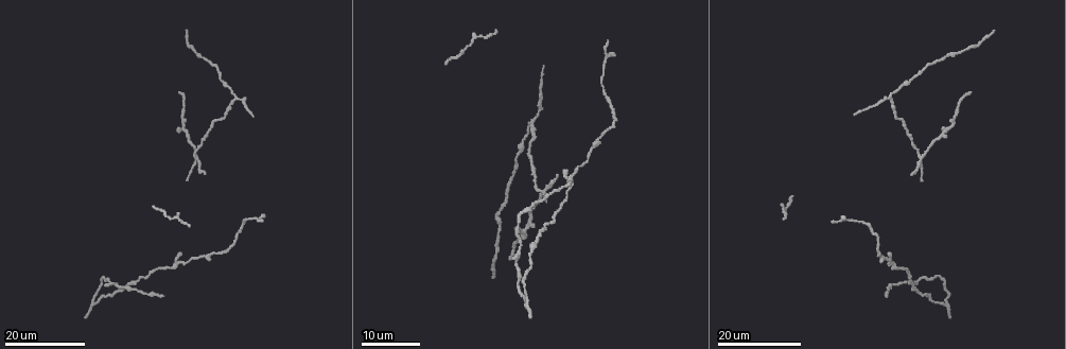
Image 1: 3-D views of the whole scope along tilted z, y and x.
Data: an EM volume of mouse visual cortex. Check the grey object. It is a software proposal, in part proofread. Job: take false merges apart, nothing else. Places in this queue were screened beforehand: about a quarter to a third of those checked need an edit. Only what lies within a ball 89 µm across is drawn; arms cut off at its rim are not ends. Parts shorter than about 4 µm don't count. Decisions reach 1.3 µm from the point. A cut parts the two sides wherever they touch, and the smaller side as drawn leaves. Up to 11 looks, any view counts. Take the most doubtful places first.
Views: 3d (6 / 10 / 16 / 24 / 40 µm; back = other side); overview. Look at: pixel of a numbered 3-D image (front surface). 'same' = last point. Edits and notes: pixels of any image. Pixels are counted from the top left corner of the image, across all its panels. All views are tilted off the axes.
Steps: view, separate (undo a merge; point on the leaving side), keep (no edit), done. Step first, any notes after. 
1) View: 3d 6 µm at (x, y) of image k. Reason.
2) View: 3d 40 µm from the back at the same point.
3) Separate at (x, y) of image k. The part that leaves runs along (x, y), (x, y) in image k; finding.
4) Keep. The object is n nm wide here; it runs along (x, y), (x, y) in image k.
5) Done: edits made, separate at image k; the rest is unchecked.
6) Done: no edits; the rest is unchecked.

View: 3d 24 µm at (921, 159) of image 1. Looks like a crossing.

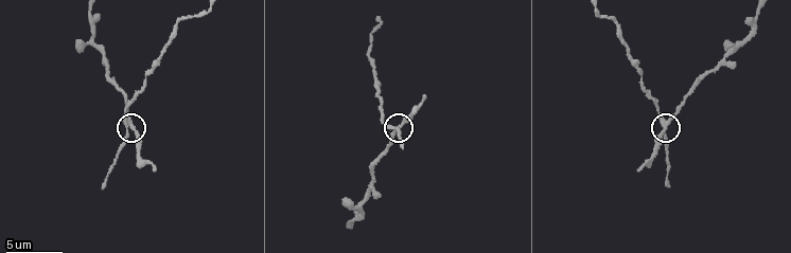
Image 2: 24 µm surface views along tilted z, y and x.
View: 3d 10 µm at (669, 120) of image 2.

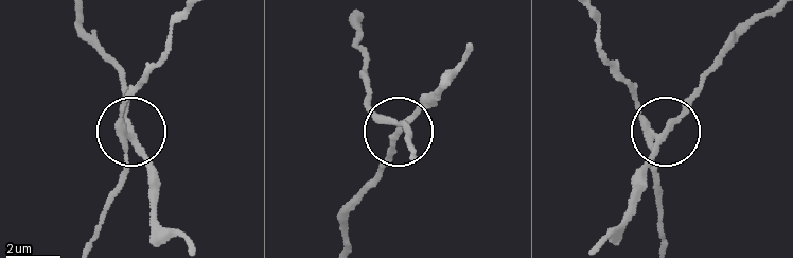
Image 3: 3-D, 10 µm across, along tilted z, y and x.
Separate at (148, 172) of image 3. The part that leaves runs along (131, 136), (117, 74), (77, 18) in image 3; a second cell is stuck on.

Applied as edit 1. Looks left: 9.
View: overview. See it whole again.

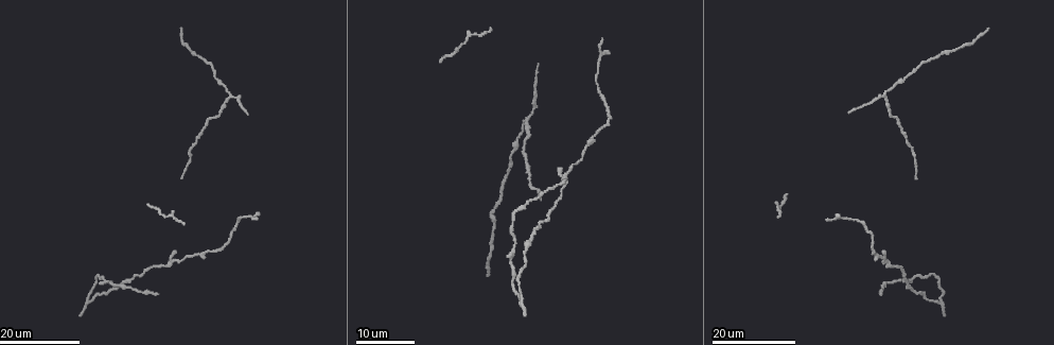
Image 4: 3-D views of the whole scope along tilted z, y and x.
View: 3d 16 µm at (522, 306) of image 4. Side arm on a straight run.

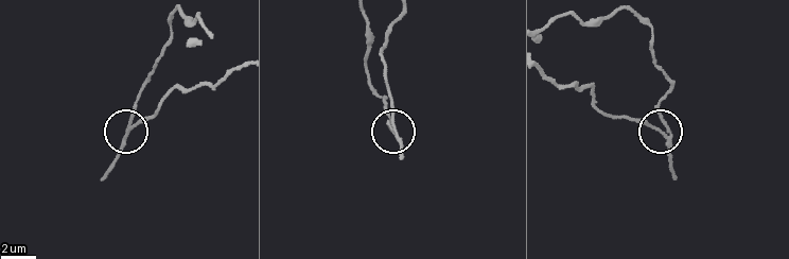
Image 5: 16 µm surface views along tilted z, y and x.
View: 3d 10 µm at (129, 129) of image 5.

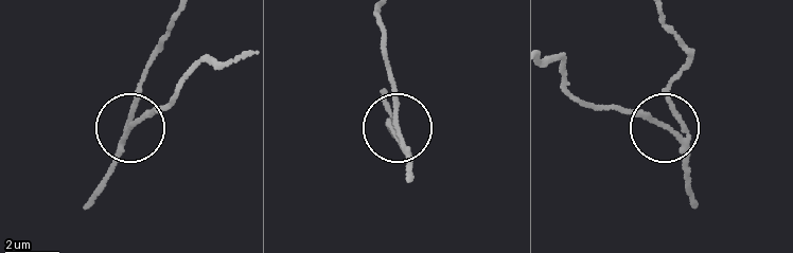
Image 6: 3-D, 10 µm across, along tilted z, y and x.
Separate at (135, 110) of image 6. The part that leaves runs along (123, 147), (141, 74), (174, 14) in image 6; two cells meet here.

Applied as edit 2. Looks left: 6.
View: overview.

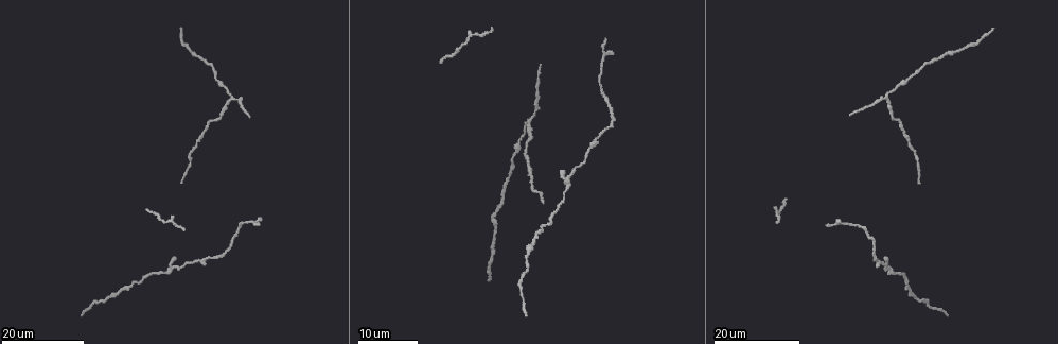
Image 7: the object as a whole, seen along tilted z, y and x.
View: 3d 16 µm at (527, 119) of image 7.

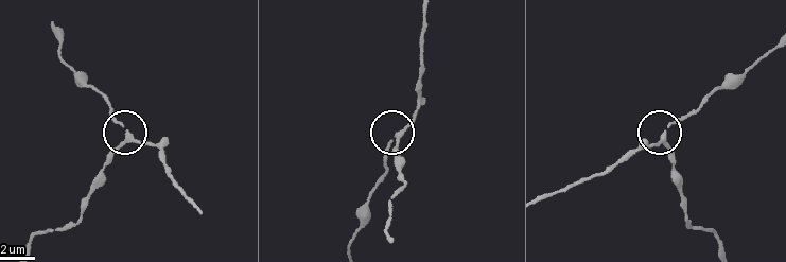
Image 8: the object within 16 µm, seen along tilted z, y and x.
View: 3d 6 µm at (397, 132) of image 8. Closer look.

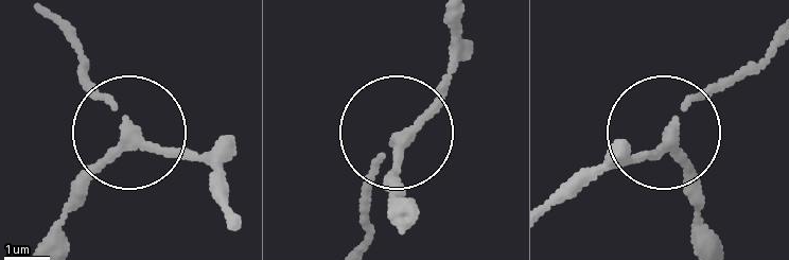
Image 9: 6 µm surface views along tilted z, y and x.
View: 3d 6 µm from the back at (669, 137) of image 9.

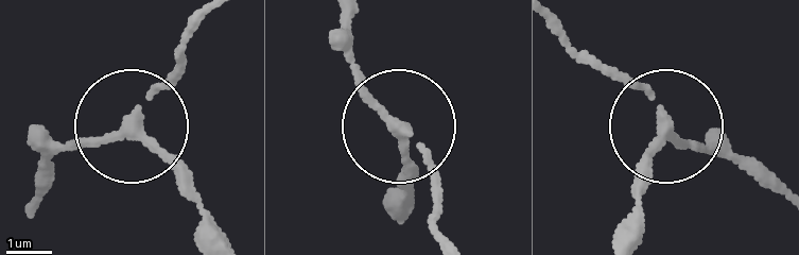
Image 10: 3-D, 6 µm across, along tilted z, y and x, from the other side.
Keep. 3 arms meet here; continuous, no second cell.

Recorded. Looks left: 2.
View: 3d 24 µm at (496, 224) of image 7. Calibre changes.

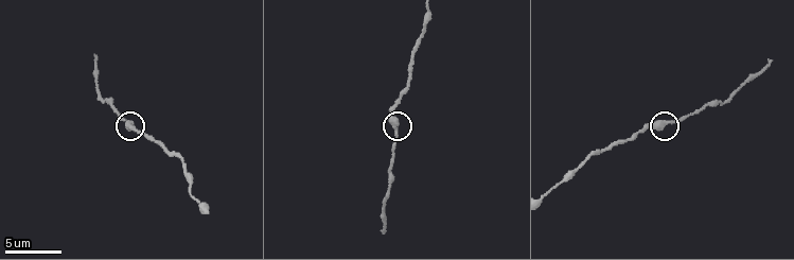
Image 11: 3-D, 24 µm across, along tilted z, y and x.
View: 3d 6 µm at (669, 122) of image 11. Closer look.

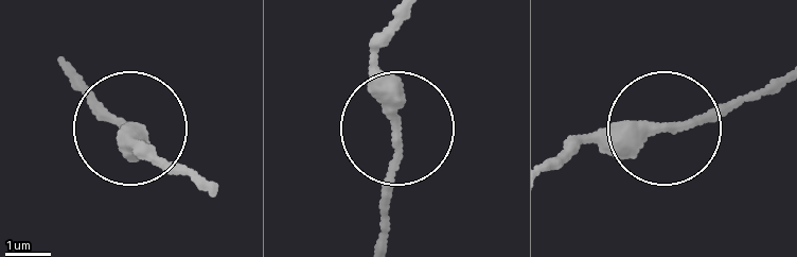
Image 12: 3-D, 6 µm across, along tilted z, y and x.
Keep. It runs along (401, 14), (375, 70), (391, 137), (378, 238) in image 12; continuous, no second cell.

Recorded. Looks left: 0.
Done: edits made, separate at image 3, separate at image 6; the rest is unchecked.

